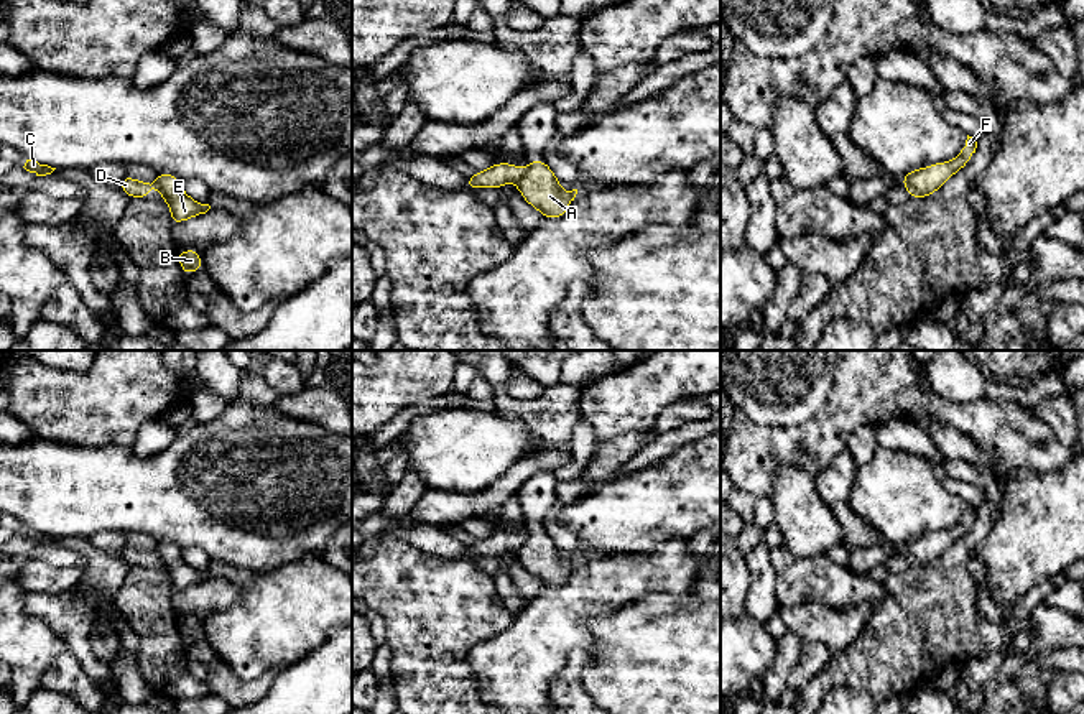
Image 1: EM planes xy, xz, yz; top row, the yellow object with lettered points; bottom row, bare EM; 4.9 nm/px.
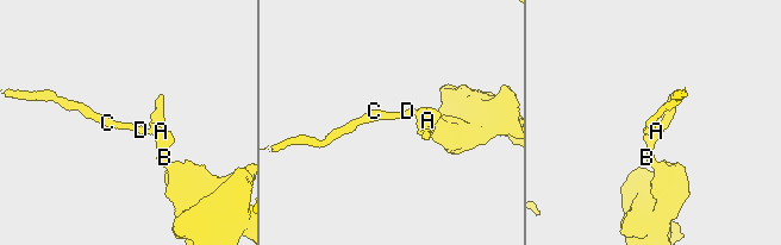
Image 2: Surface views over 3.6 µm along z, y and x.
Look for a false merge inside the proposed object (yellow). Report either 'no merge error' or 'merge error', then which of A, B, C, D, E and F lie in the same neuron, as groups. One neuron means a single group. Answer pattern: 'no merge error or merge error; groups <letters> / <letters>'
merge error; groups A B E F / C D

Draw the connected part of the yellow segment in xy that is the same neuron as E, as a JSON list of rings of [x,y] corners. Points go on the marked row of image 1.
[[[158,173],[155,183],[163,201],[169,206],[171,225],[206,214],[211,209],[209,204],[196,202],[189,197],[183,191],[181,179],[174,178],[171,173]]]

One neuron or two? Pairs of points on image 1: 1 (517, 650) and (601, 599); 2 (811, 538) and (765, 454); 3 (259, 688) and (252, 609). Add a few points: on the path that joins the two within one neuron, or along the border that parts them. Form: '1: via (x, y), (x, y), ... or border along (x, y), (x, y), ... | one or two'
1: via (538, 639), (579, 601) | one
2: border along (813, 476), (780, 466), (770, 497) | two
3: border along (224, 662), (242, 680), (259, 680) | two

